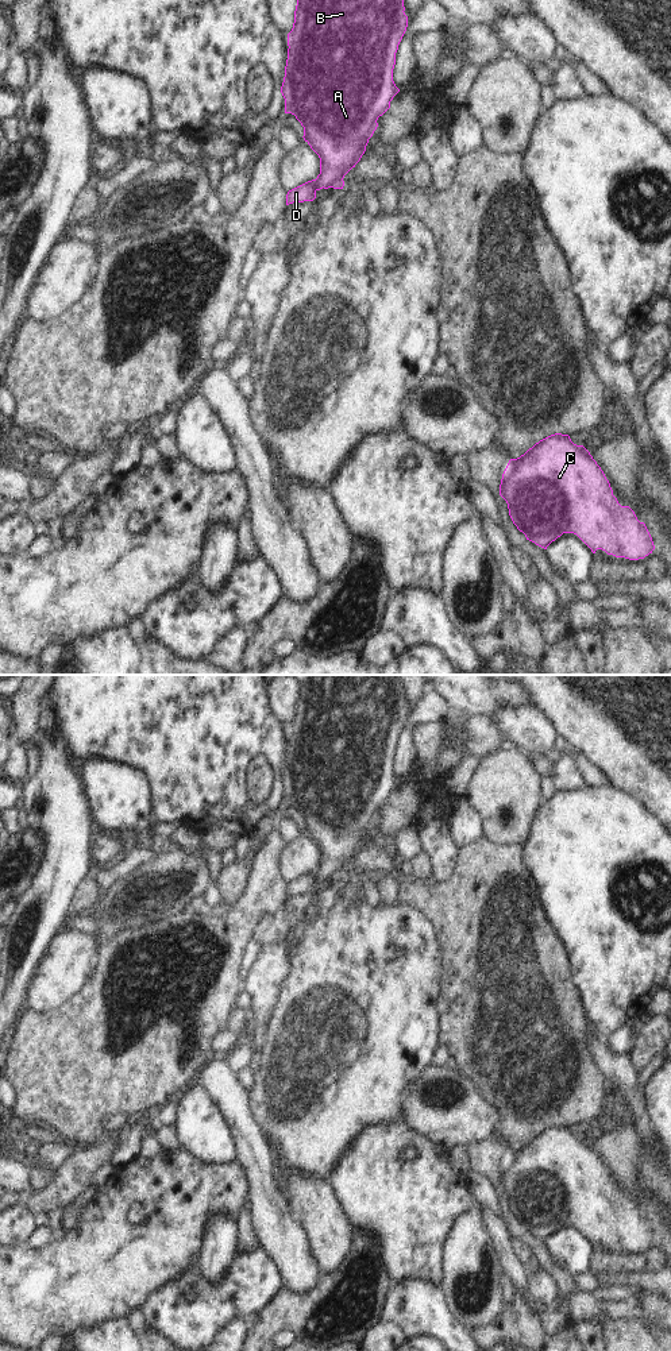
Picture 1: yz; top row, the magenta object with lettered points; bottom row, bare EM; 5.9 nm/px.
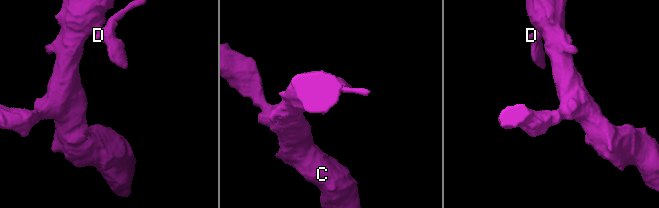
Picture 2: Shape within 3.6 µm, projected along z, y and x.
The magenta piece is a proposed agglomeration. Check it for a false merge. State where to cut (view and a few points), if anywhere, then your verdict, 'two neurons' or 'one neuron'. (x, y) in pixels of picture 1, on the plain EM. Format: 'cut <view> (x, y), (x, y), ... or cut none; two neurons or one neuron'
cut none; one neuron

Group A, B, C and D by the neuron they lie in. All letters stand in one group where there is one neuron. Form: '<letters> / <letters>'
A B C D

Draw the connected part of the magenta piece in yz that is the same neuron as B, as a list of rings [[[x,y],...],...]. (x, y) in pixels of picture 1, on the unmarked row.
[[[292,675],[298,684],[297,696],[294,702],[294,714],[292,722],[288,725],[288,750],[285,757],[285,768],[281,777],[281,784],[285,790],[285,804],[292,804],[304,818],[304,831],[320,849],[320,865],[316,871],[308,872],[286,885],[286,896],[293,893],[313,892],[316,883],[320,880],[343,880],[344,866],[355,858],[366,842],[369,830],[378,818],[378,808],[389,799],[393,788],[400,783],[393,772],[393,760],[396,756],[396,744],[398,736],[408,718],[408,707],[405,706],[404,690],[398,675]]]

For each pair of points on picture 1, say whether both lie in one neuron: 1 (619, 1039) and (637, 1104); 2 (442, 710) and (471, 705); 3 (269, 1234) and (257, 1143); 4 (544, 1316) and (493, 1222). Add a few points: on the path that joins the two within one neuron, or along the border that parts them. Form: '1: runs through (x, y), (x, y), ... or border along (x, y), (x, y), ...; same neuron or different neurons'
1: border along (606, 1039), (614, 1052), (627, 1053); different neurons
2: border along (434, 688), (446, 699), (452, 711); different neurons
3: runs through (269, 1211), (259, 1166); same neuron
4: runs through (524, 1293), (519, 1274), (511, 1265), (502, 1245); same neuron

